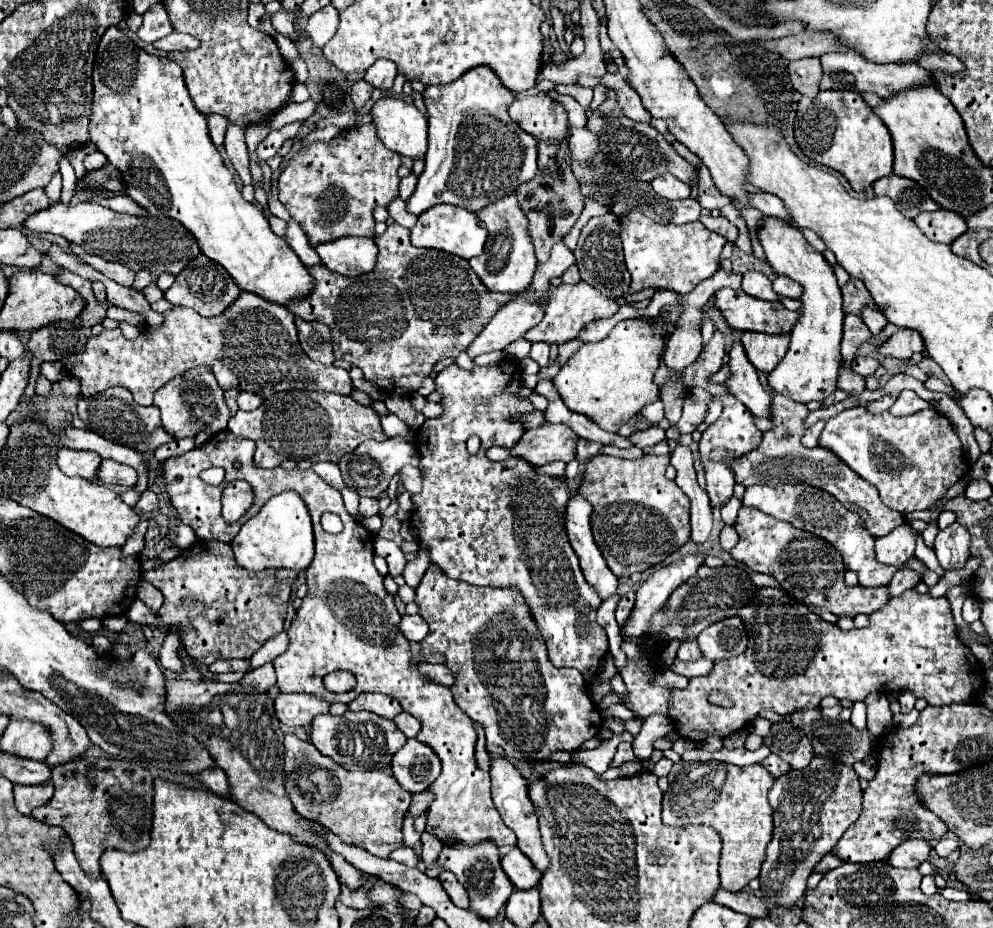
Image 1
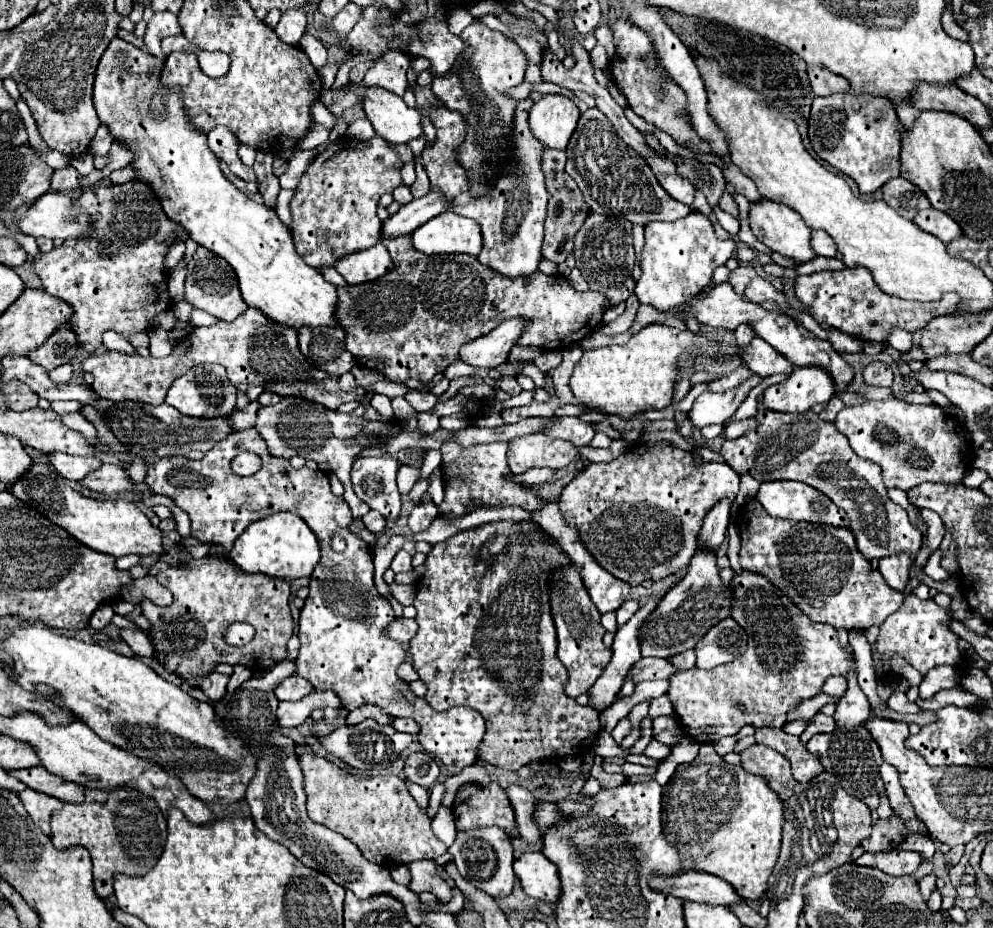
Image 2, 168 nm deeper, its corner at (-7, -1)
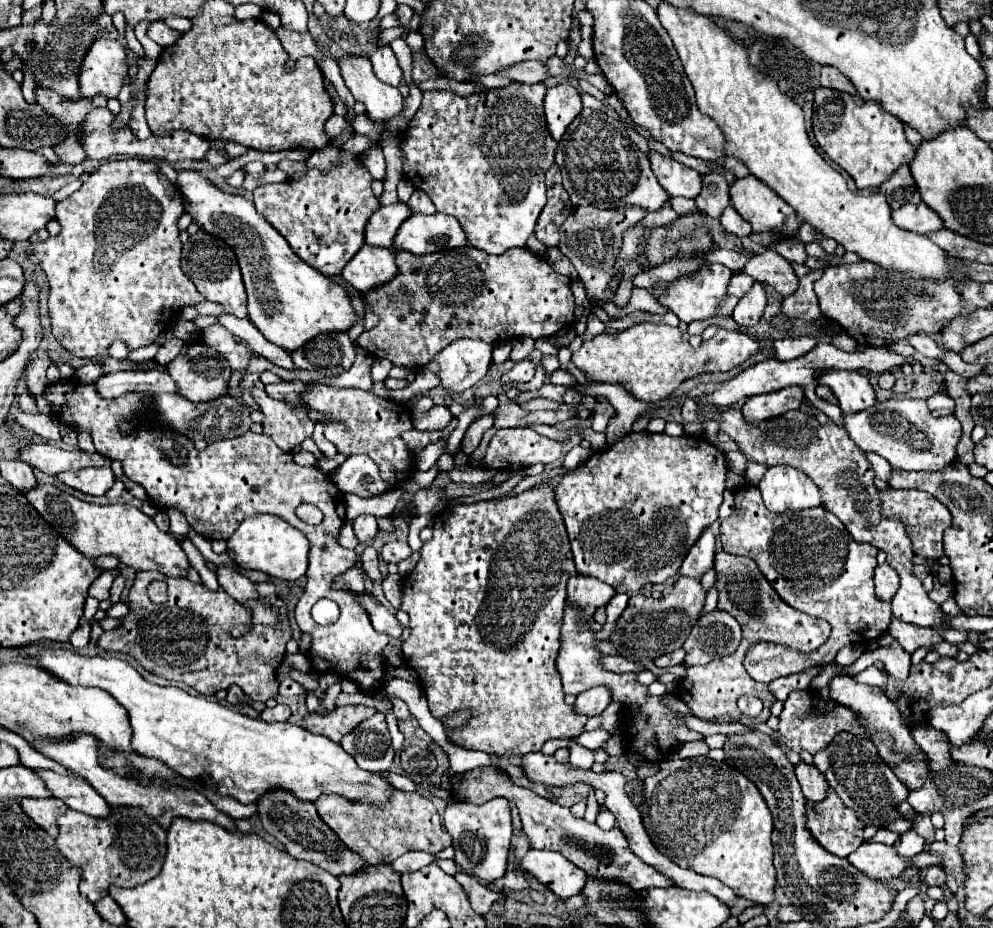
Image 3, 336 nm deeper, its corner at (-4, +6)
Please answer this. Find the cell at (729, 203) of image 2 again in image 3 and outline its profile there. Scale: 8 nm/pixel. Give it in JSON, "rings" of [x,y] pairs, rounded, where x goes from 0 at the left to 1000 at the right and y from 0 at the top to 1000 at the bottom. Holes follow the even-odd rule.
{"rings":[[[733,222],[731,226],[729,226],[729,231],[727,231],[727,244],[733,248],[733,250],[737,250],[737,252],[741,252],[741,254],[753,254],[755,250],[757,250],[757,244],[747,235],[747,233],[743,233],[743,228],[737,224],[737,222]]]}

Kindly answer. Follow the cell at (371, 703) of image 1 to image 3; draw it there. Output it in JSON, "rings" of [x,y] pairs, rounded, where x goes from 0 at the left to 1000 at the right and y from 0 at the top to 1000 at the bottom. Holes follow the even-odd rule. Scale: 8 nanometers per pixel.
{"rings":[[[342,761],[336,763],[330,769],[310,769],[304,774],[302,782],[312,787],[314,791],[326,791],[330,793],[334,800],[342,800],[344,793],[348,793],[352,787],[356,787],[365,776],[373,774],[379,767],[379,763],[371,763],[371,761]]]}

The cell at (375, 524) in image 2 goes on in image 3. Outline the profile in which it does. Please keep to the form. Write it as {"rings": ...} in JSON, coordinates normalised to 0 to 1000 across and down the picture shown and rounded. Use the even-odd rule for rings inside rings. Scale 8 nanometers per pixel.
{"rings":[[[363,554],[363,556],[356,560],[354,569],[356,569],[356,575],[359,575],[359,580],[361,580],[363,586],[373,584],[373,582],[379,578],[379,573],[381,573],[379,558],[377,558],[377,556],[371,556],[371,554]]]}

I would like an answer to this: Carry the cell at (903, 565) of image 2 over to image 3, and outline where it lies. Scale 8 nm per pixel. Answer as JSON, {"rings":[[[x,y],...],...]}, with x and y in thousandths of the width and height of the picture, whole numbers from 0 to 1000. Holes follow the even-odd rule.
{"rings":[[[888,608],[880,616],[880,629],[882,629],[882,644],[884,647],[898,647],[904,636],[904,619],[898,610]]]}

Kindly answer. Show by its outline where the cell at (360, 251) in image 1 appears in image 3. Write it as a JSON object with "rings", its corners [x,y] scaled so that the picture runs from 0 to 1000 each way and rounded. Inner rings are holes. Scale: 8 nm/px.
{"rings":[[[367,263],[363,272],[348,284],[344,300],[359,313],[377,313],[401,295],[397,272],[393,267],[377,267]]]}

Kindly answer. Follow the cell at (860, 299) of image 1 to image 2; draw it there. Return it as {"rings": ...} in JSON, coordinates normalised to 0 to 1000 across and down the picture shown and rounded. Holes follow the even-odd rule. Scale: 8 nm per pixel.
{"rings":[[[851,288],[847,292],[841,292],[841,296],[837,292],[805,296],[803,301],[799,301],[799,314],[803,324],[815,333],[823,348],[831,348],[855,361],[863,361],[869,367],[893,367],[893,361],[901,350],[913,357],[930,355],[940,342],[958,337],[966,327],[966,320],[962,316],[954,316],[948,324],[942,327],[895,320],[883,309],[877,294],[869,288]]]}

